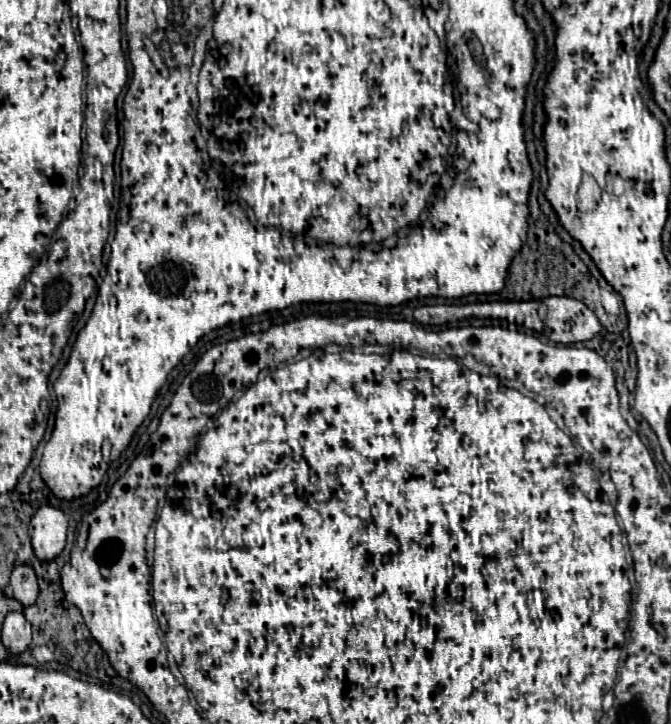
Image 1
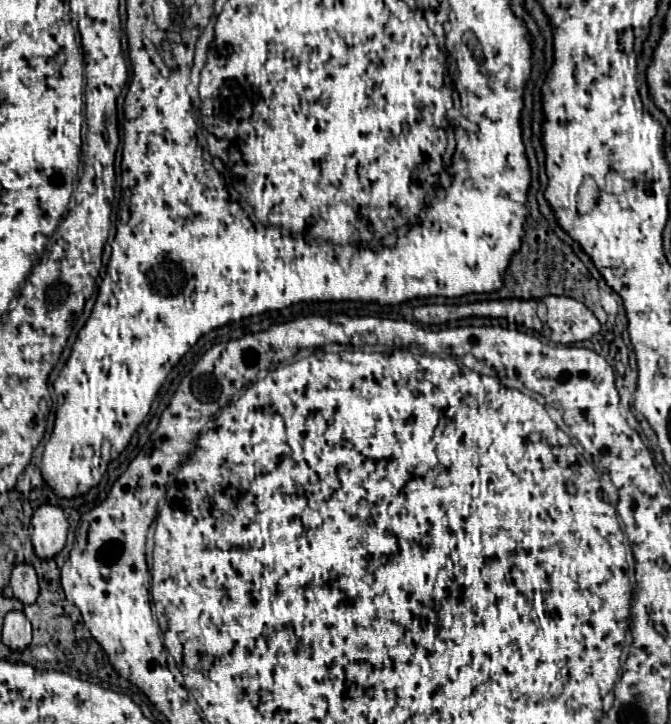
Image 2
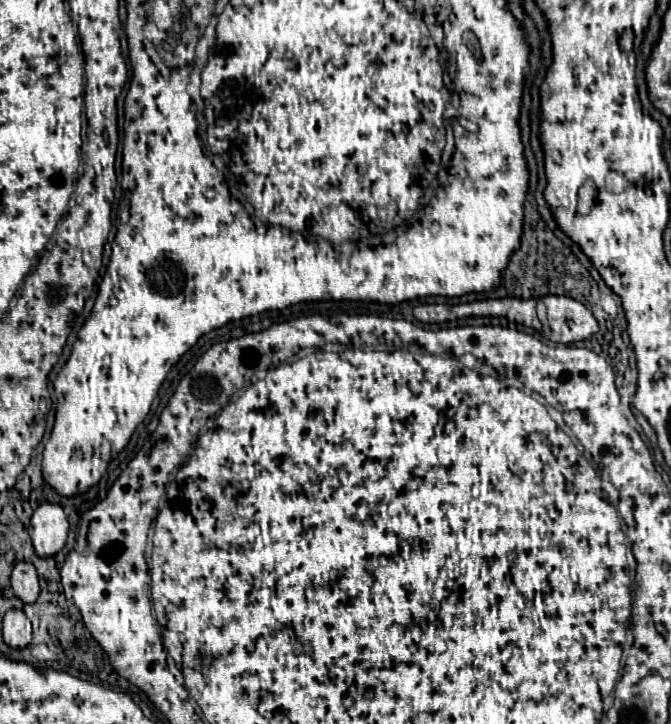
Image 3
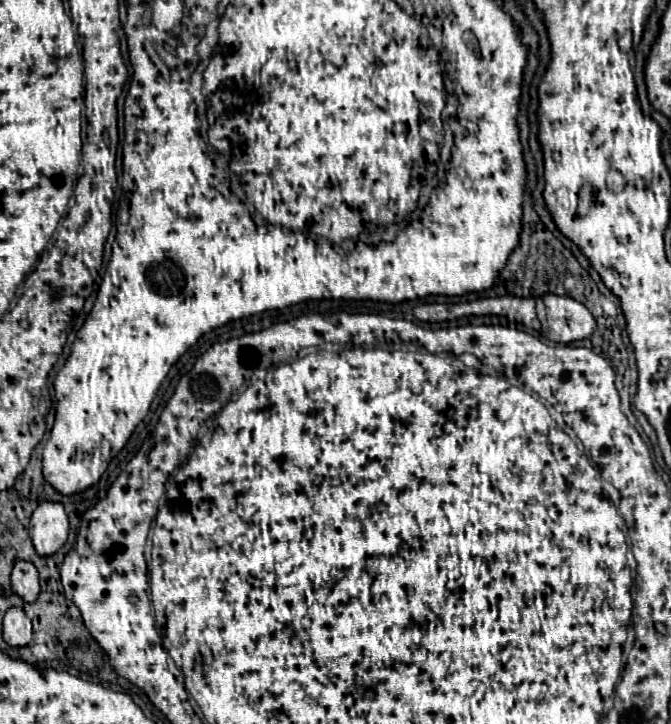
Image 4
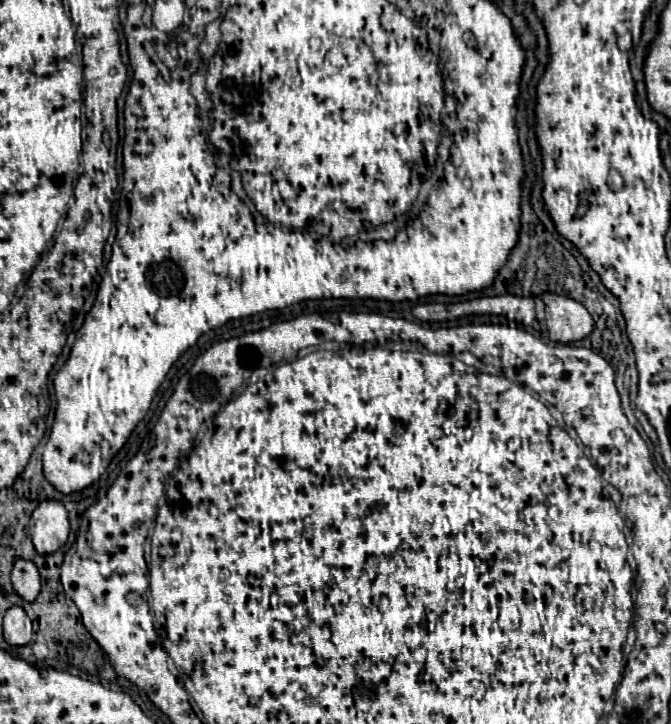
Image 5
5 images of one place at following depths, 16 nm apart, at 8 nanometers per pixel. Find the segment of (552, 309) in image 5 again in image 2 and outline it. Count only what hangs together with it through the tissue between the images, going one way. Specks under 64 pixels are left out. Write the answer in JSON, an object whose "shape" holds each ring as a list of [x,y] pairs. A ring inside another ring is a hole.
{"shape":[[[546,296],[542,302],[548,308],[548,328],[550,328],[550,340],[572,344],[592,338],[600,324],[596,316],[586,310],[586,306],[574,298],[568,296]]]}

